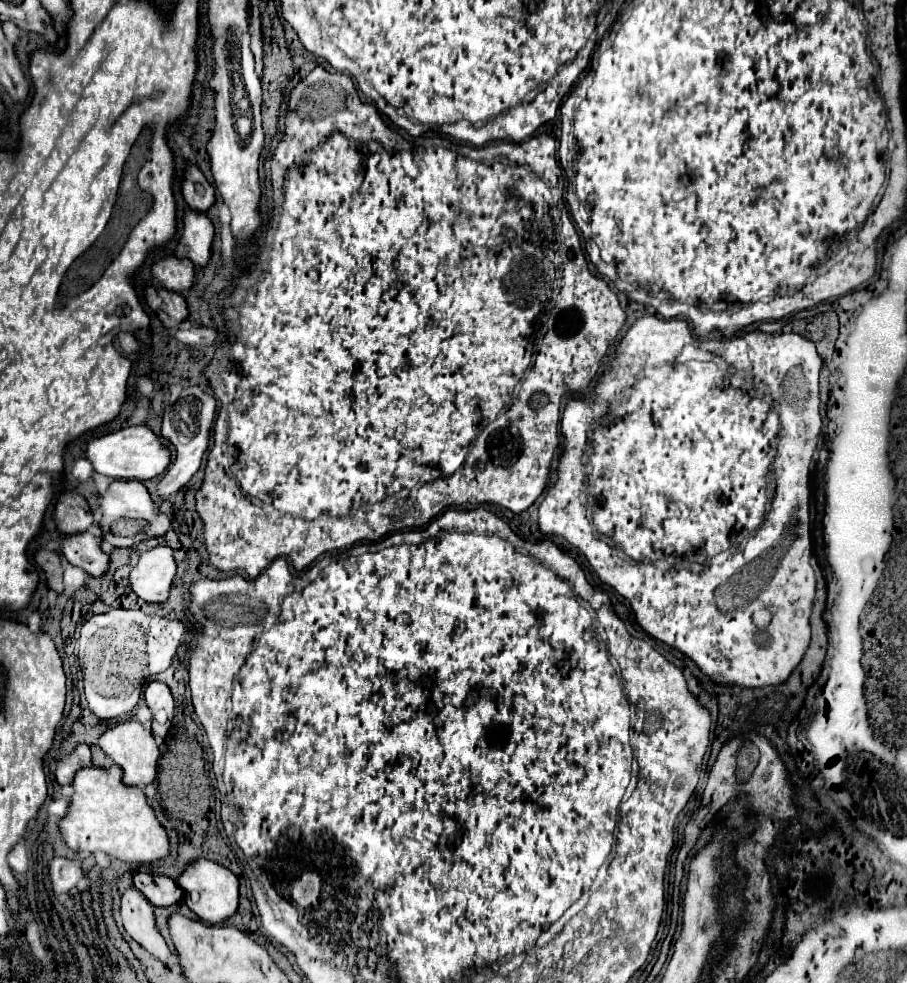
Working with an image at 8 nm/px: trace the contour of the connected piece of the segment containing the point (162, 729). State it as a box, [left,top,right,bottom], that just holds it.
[145,682,175,738]

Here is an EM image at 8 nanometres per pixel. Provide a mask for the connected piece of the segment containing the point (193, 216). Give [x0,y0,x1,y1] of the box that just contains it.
[175,210,215,266]

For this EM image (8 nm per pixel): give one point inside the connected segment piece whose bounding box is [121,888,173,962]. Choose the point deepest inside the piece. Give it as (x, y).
(136, 911)

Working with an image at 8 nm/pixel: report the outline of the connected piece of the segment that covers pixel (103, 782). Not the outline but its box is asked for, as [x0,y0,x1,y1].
[59,766,169,864]

